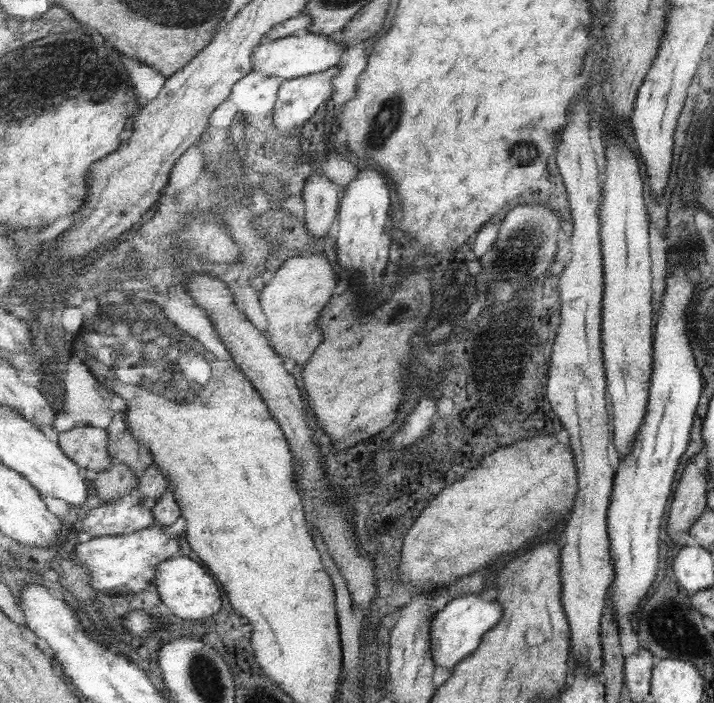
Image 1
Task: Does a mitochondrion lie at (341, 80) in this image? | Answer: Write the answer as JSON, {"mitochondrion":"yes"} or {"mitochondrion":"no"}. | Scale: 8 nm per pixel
{"mitochondrion":"no"}

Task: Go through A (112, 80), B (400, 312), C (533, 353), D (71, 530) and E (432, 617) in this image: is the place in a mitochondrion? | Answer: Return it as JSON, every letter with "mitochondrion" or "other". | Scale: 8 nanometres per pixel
{"A":"mitochondrion","B":"mitochondrion","C":"other","D":"other","E":"other"}

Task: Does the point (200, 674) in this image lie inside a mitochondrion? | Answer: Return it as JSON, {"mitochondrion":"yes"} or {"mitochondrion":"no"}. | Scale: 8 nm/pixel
{"mitochondrion":"yes"}

